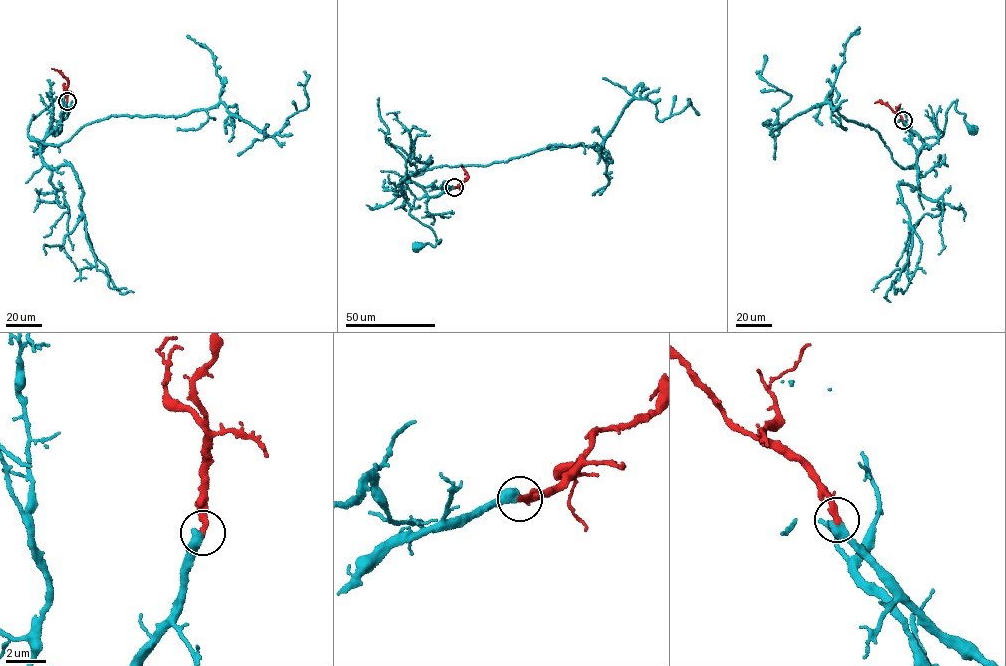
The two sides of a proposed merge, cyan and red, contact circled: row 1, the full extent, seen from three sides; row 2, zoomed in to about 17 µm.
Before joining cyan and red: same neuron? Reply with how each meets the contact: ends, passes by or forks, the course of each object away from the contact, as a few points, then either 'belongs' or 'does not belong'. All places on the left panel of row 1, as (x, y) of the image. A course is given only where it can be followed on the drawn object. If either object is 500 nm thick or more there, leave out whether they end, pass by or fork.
course cyan (67, 101), (55, 128), (43, 140), (31, 139), (28, 129), (32, 115), (56, 97), (69, 112), (55, 131); course red (67, 101), (67, 79), (52, 69); belongs

